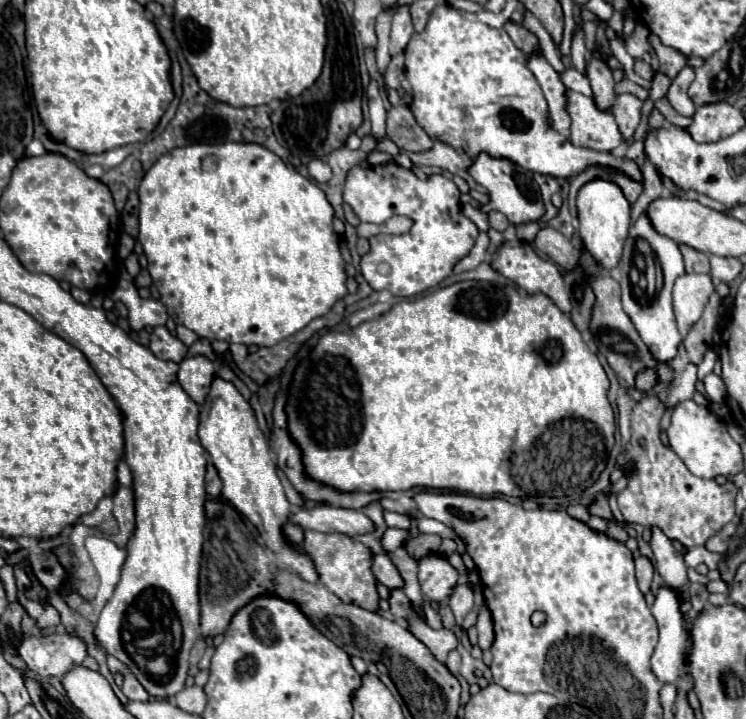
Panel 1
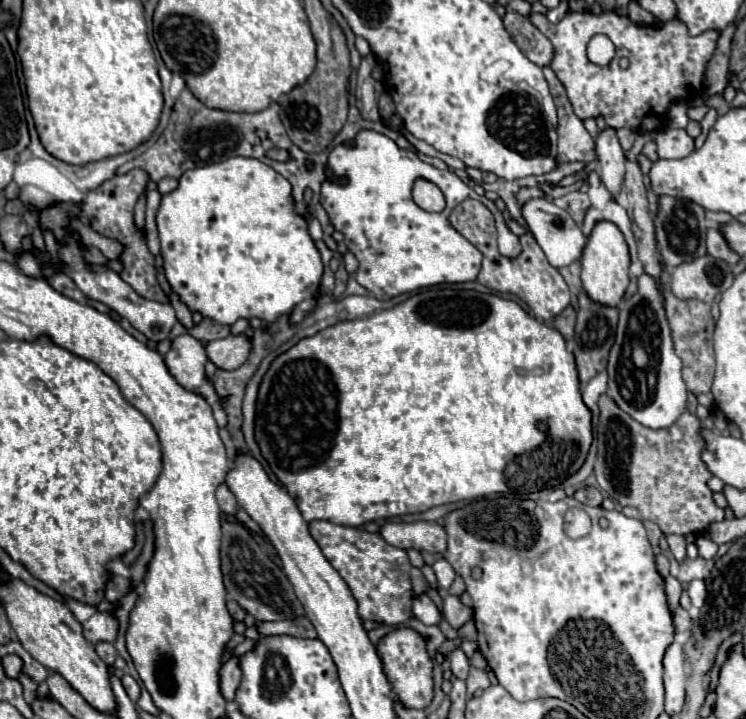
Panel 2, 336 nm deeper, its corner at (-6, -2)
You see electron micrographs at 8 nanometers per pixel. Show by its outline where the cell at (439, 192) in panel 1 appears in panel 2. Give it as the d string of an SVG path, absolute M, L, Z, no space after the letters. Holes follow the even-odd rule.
M364 131L364 135L356 135L350 145L334 147L328 157L328 171L330 177L322 185L320 203L328 211L336 231L344 233L348 251L360 261L352 277L380 301L438 283L464 283L478 277L482 253L448 223L450 211L464 199L477 199L492 211L500 253L506 257L518 255L518 237L508 231L495 203L476 195L474 189L448 169L440 171L420 161L414 151L398 149L386 135ZM418 179L440 187L446 197L444 211L428 213L414 203L412 187Z

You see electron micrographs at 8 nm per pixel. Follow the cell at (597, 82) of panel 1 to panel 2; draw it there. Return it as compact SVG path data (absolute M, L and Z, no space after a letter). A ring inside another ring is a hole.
M612 127L602 129L598 133L596 147L598 147L602 183L608 187L610 193L616 193L624 179L624 161L626 161L624 149L620 147L620 141L616 137L616 129L612 129Z

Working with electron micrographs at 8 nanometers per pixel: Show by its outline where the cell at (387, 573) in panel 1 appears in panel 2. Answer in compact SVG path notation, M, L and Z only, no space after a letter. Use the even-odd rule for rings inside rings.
M456 647L456 649L450 653L450 669L452 669L452 675L458 677L458 679L466 679L466 677L468 677L470 661L468 661L468 657L464 655L464 651L462 651L460 647Z

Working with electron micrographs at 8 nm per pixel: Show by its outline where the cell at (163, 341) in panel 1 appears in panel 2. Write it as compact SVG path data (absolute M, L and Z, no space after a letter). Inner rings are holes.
M180 335L172 341L172 347L164 355L164 361L172 377L182 387L194 389L196 393L202 393L202 397L206 397L206 401L214 409L214 419L218 427L224 427L228 422L226 413L222 411L222 405L214 393L214 387L204 375L204 365L208 361L204 345L192 335Z

